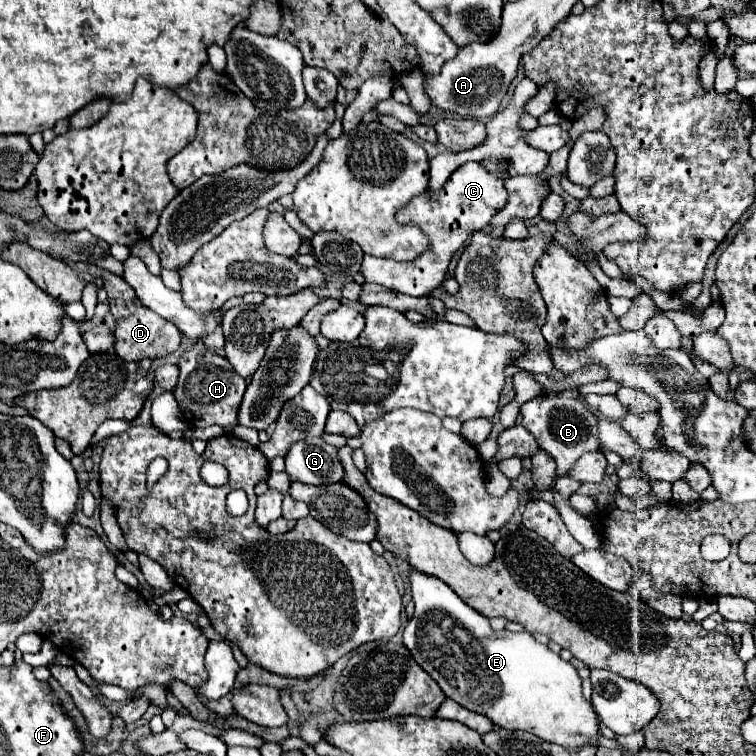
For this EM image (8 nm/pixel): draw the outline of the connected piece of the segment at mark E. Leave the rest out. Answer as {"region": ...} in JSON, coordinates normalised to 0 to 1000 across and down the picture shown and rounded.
{"region":[[[542,750],[542,782],[550,808],[534,832],[534,853],[553,874],[553,880],[574,896],[590,922],[601,925],[619,940],[643,946],[653,959],[675,967],[698,967],[725,983],[743,988],[791,985],[794,964],[791,948],[780,927],[770,919],[770,906],[762,885],[743,874],[741,866],[712,851],[701,837],[653,835],[640,813],[619,803],[585,766],[556,758]]]}

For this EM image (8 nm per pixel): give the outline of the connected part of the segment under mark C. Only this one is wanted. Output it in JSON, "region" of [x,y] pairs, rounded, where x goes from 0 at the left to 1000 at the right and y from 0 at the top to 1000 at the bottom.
{"region":[[[614,216],[606,221],[595,237],[587,242],[587,247],[579,255],[561,253],[558,258],[550,258],[537,274],[526,279],[526,295],[529,298],[550,298],[566,311],[566,332],[561,332],[548,345],[521,345],[521,343],[505,343],[495,337],[481,337],[481,351],[476,361],[481,364],[484,374],[497,374],[511,382],[561,393],[569,390],[571,382],[585,377],[587,361],[593,358],[595,343],[603,329],[608,329],[627,306],[638,306],[646,300],[648,290],[669,271],[669,250],[664,234],[643,226],[635,216]]]}

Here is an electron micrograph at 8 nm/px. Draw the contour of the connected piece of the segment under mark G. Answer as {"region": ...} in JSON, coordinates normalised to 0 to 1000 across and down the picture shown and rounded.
{"region":[[[426,578],[392,583],[376,604],[384,636],[407,642],[437,642],[455,634],[455,618],[447,594],[434,589]]]}

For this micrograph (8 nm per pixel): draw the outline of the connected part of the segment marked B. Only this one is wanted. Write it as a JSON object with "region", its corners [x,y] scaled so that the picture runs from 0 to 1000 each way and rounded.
{"region":[[[712,522],[704,530],[693,533],[688,546],[690,546],[690,565],[696,565],[706,575],[714,594],[722,597],[735,610],[738,631],[754,628],[767,602],[788,597],[794,591],[791,583],[794,554],[767,528],[754,528],[741,522]]]}

